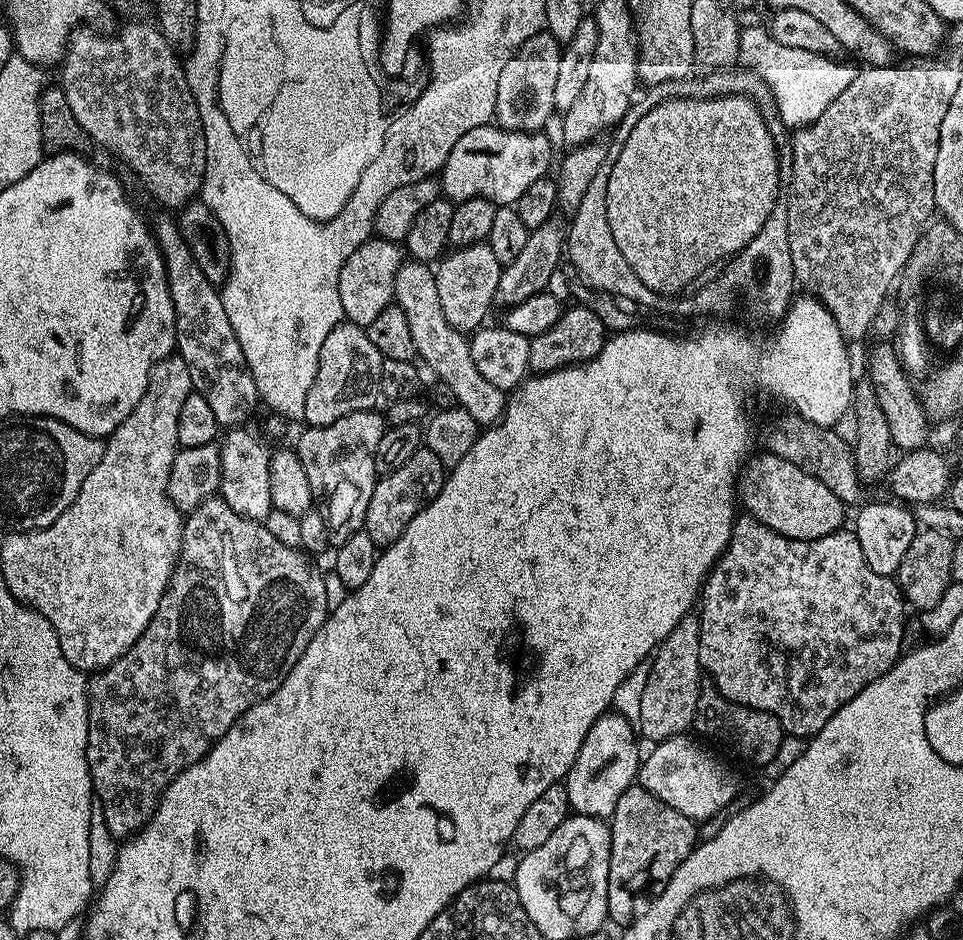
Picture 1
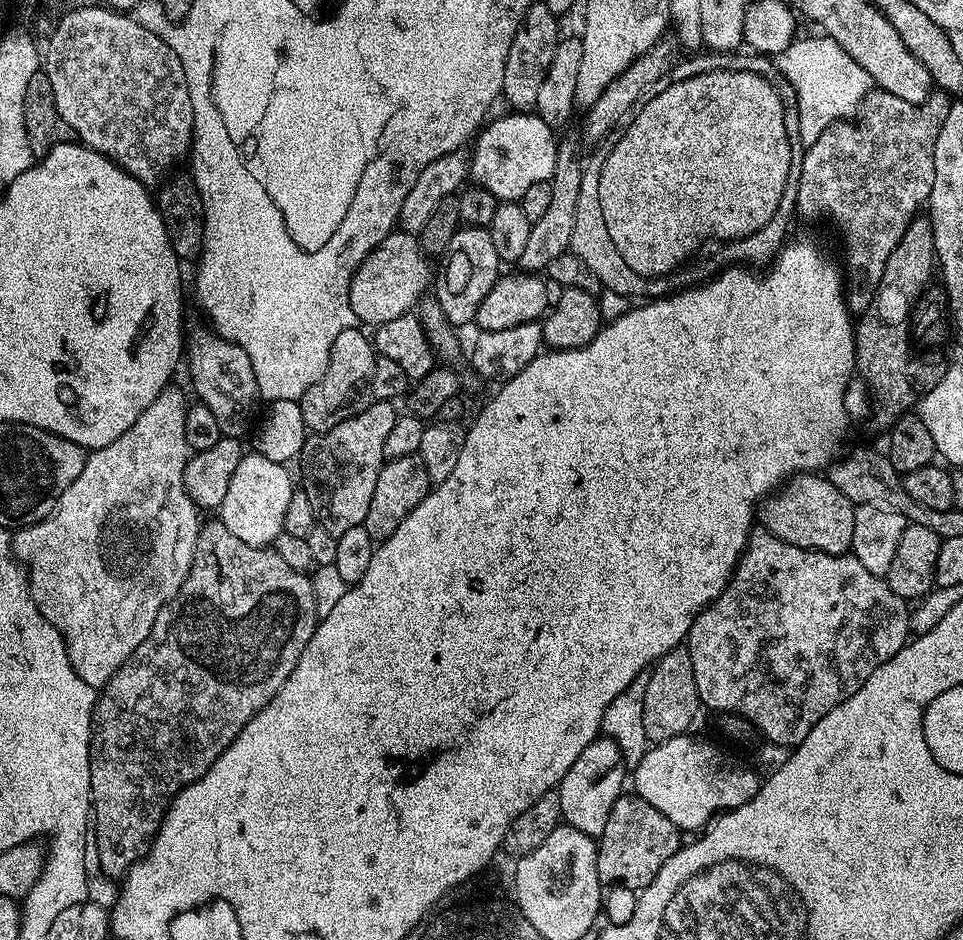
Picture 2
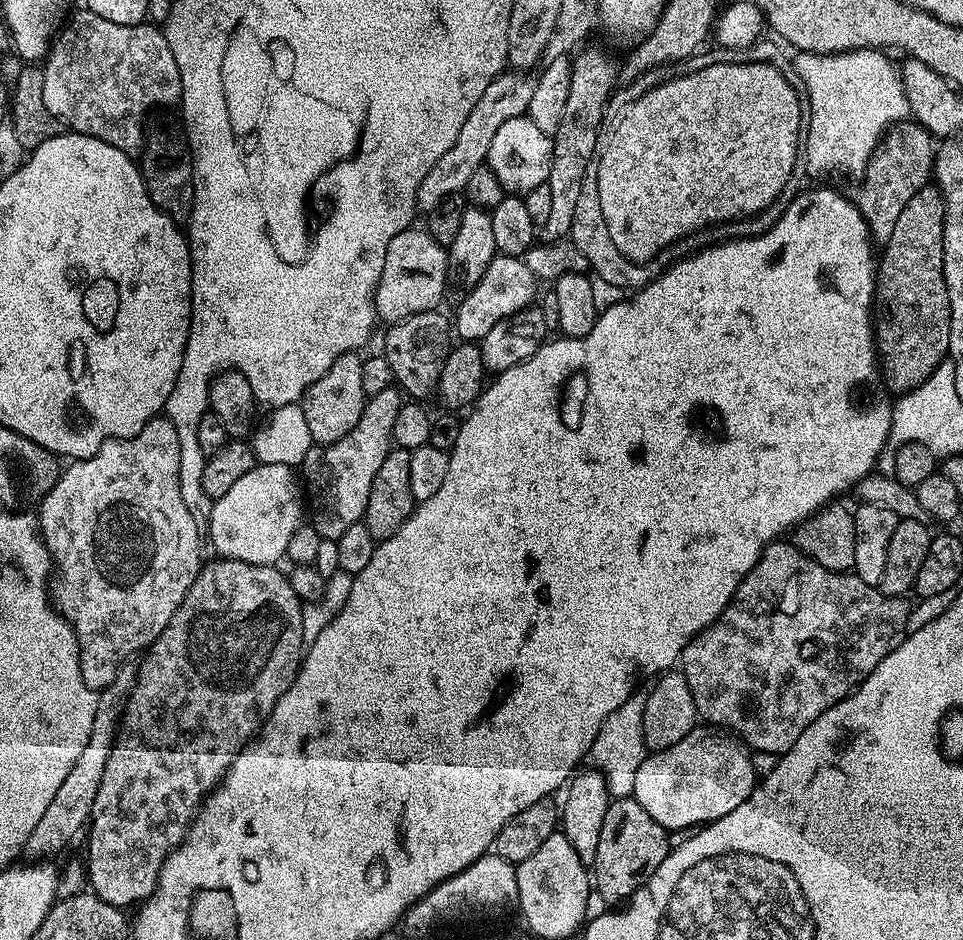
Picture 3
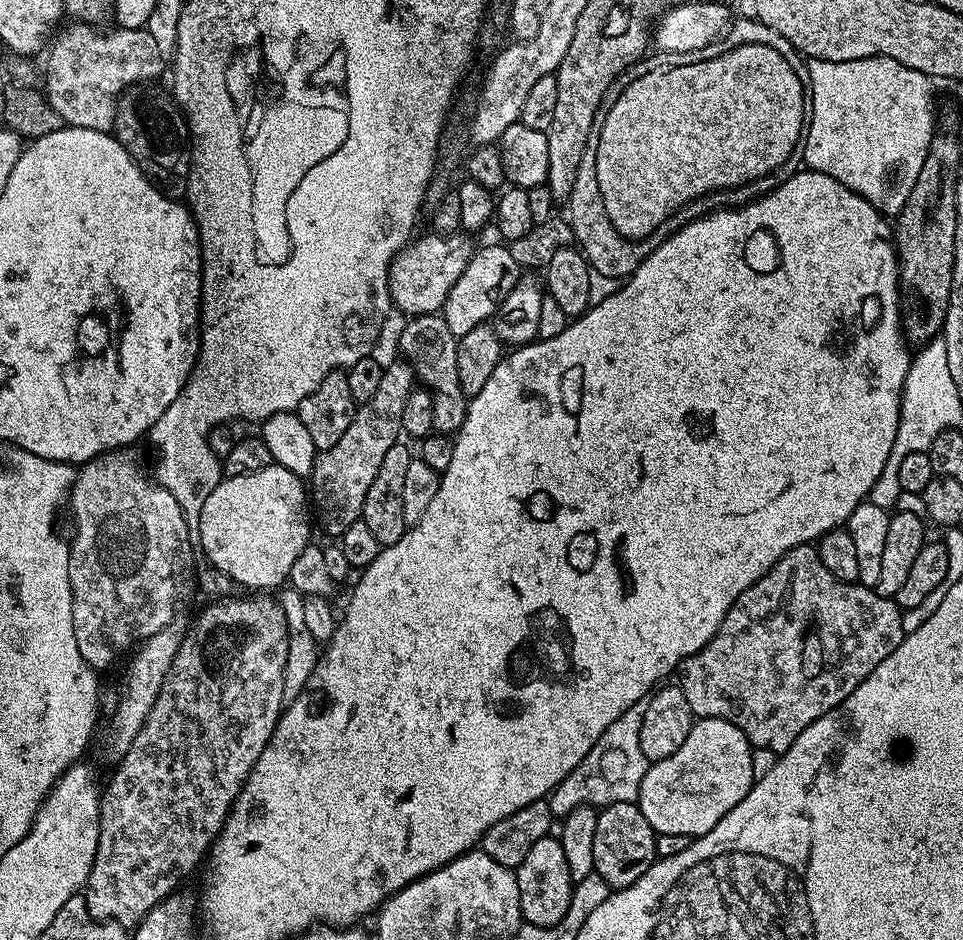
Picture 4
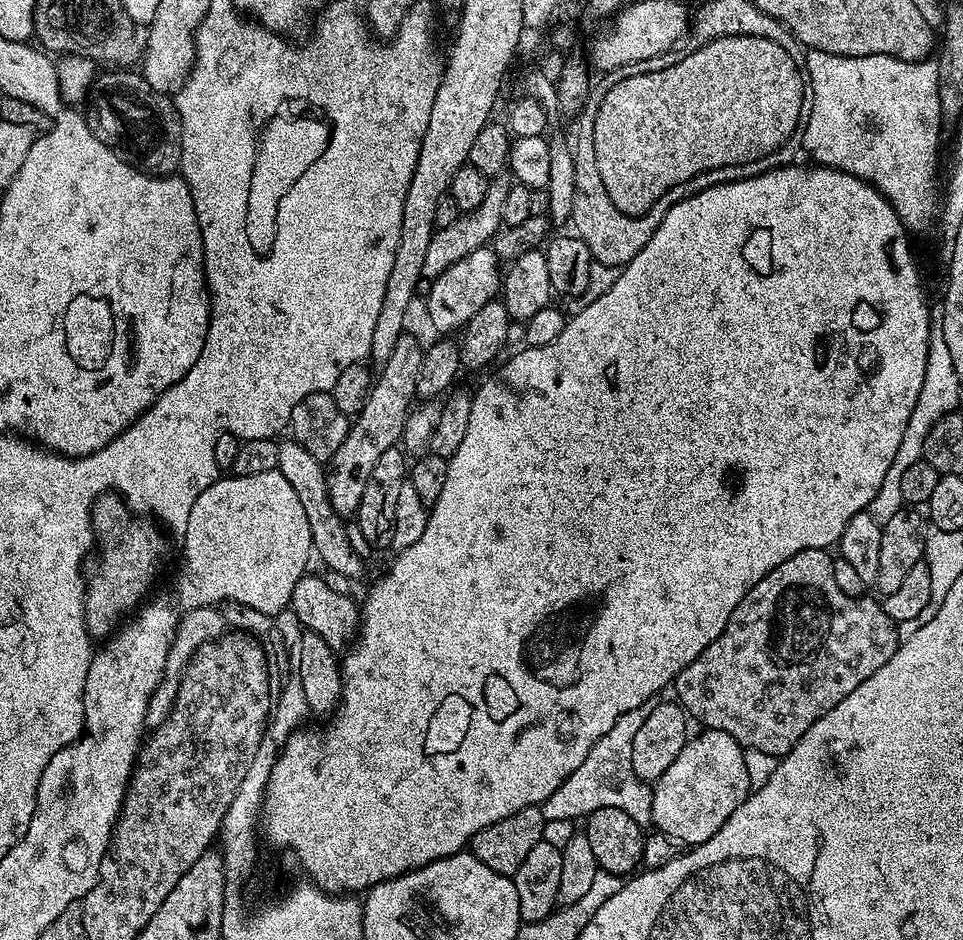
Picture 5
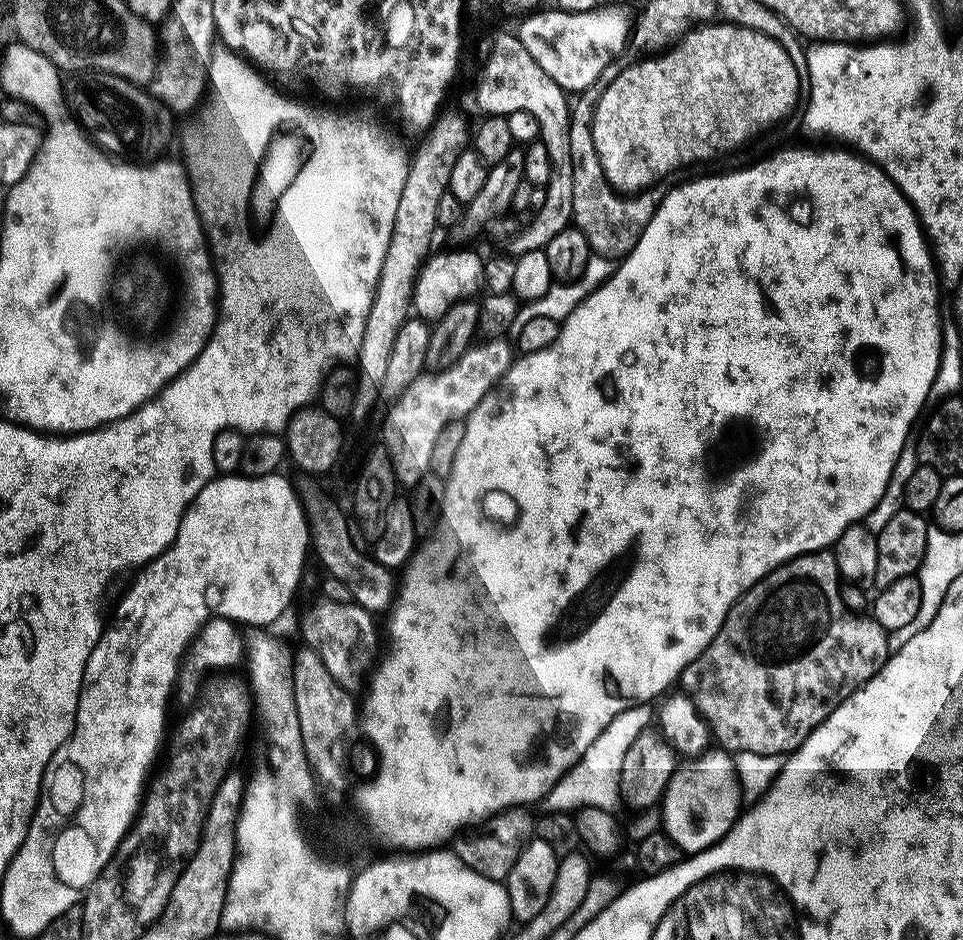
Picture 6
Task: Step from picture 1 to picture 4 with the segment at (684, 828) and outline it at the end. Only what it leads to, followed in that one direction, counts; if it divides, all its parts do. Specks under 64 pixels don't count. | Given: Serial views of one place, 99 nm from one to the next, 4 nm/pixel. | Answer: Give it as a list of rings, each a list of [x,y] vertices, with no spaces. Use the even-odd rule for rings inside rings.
[[[627,800],[606,804],[597,811],[596,817],[598,827],[594,829],[595,875],[600,875],[612,890],[638,882],[638,878],[642,878],[642,874],[646,874],[646,870],[650,870],[650,866],[658,859],[658,833],[650,826],[650,822],[646,822],[639,803]]]

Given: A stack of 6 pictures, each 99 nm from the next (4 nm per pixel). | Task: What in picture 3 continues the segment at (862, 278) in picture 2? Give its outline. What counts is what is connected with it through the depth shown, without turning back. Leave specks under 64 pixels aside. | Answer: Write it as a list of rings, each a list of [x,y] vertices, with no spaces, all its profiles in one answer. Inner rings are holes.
[[[901,122],[888,129],[885,137],[876,148],[876,153],[868,159],[868,168],[862,173],[864,185],[857,190],[854,195],[854,203],[862,218],[868,224],[868,231],[872,233],[872,239],[877,245],[884,245],[890,238],[890,233],[894,231],[894,222],[898,222],[898,214],[902,214],[902,209],[906,207],[906,202],[918,194],[918,190],[926,183],[934,172],[934,161],[936,158],[936,148],[934,147],[934,137],[915,122]]]

